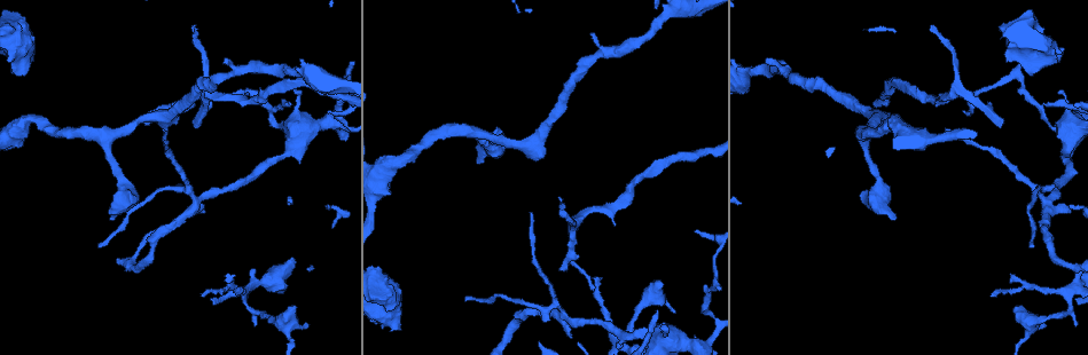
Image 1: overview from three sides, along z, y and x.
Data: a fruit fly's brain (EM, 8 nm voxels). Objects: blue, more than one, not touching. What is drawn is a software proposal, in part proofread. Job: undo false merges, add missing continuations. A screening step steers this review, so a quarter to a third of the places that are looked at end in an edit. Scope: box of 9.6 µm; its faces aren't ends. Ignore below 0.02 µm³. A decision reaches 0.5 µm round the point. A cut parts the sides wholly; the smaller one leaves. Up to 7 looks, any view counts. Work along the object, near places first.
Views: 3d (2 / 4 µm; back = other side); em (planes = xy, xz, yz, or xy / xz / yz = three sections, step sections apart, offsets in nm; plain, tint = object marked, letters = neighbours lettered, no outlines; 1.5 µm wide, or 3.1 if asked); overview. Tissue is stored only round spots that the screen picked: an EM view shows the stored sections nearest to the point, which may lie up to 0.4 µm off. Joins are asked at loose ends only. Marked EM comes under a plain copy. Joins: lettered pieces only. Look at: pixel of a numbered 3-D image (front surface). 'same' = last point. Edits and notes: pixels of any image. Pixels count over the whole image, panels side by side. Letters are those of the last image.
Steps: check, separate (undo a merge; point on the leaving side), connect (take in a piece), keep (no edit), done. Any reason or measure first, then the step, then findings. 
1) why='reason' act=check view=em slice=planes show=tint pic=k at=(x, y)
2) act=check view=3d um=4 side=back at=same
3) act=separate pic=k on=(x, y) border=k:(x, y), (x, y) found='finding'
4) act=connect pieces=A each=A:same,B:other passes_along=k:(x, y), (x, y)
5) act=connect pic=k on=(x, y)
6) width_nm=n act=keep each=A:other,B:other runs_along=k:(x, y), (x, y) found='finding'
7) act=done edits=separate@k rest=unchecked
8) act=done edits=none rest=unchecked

why='branch stops here' act=check view=em slice=planes show=letters pic=1 at=(933, 24)

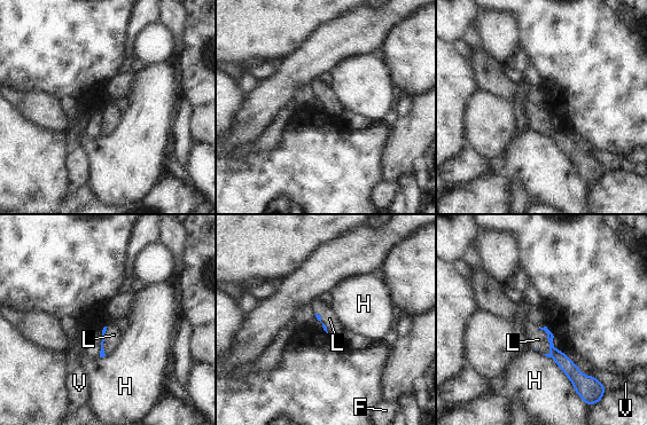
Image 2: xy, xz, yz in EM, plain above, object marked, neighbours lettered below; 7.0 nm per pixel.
longest_contact=H:400nm act=connect pieces=L each=F:other,H:other,L:same,V:other passes_along=2:(564, 363), (548, 340), (538, 339) found='the neuron continues'

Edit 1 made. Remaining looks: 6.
why='branch stops here' act=check view=3d um=2 pic=1 at=(767, 57)

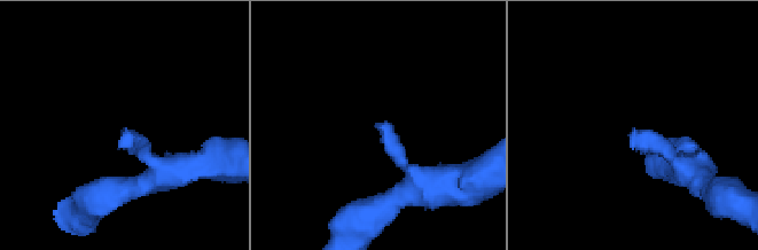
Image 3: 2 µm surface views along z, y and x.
act=check view=em slice=xz step=4 show=tint pic=3 at=(121, 136)

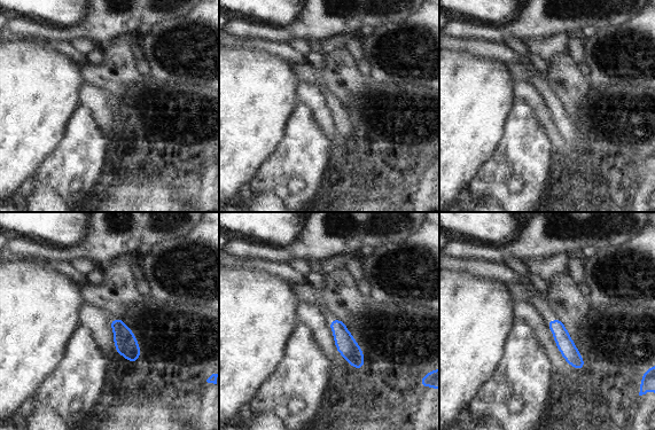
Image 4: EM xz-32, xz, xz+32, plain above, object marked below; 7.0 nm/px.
act=check view=em slice=planes show=letters at=same

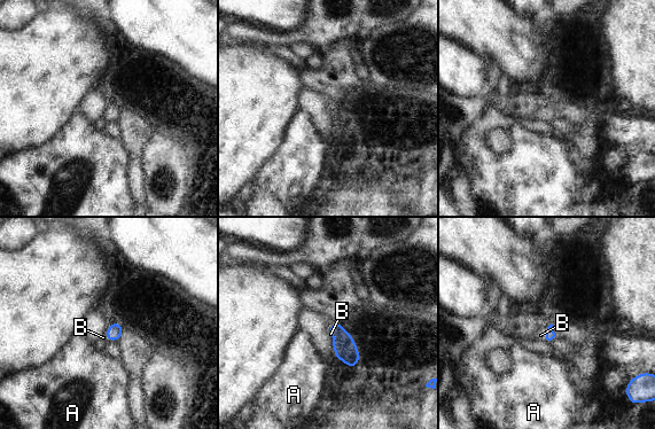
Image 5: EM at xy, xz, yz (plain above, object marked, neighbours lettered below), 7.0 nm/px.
act=connect pieces=B each=A:other,B:same passes_along=5:(550, 334), (546, 335), (540, 335) found='the neuron continues'

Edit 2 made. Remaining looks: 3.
why='stops while still wide' act=check view=em slice=planes show=letters pic=1 at=(1062, 50)

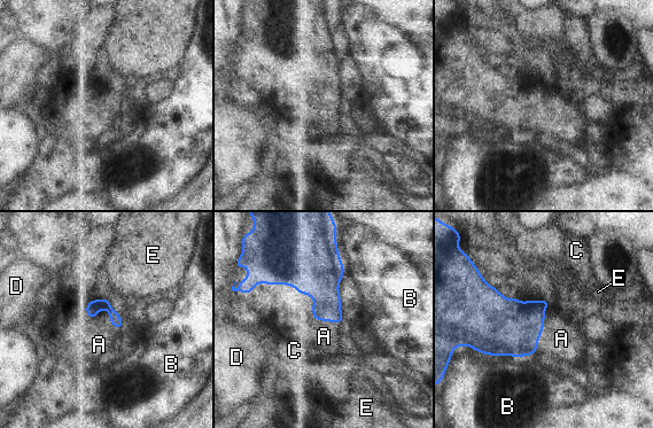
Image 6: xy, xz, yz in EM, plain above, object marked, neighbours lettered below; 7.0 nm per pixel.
act=connect pieces=A each=A:same,B:other,C:other,D:other,E:other passes_along=6:(508, 328), (543, 328), (561, 339) found='the neuron continues'

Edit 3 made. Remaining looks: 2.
act=done edits=connect@2,connect@5,connect@6 rest=unchecked

